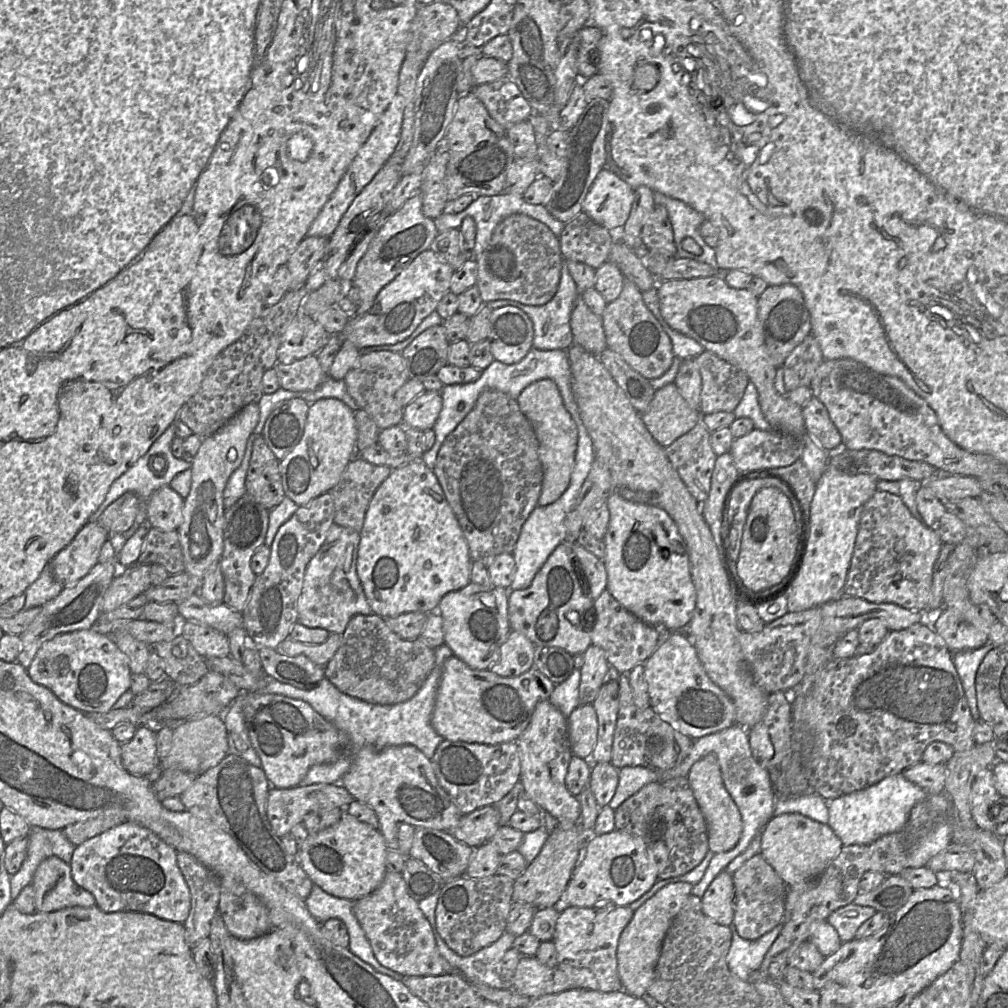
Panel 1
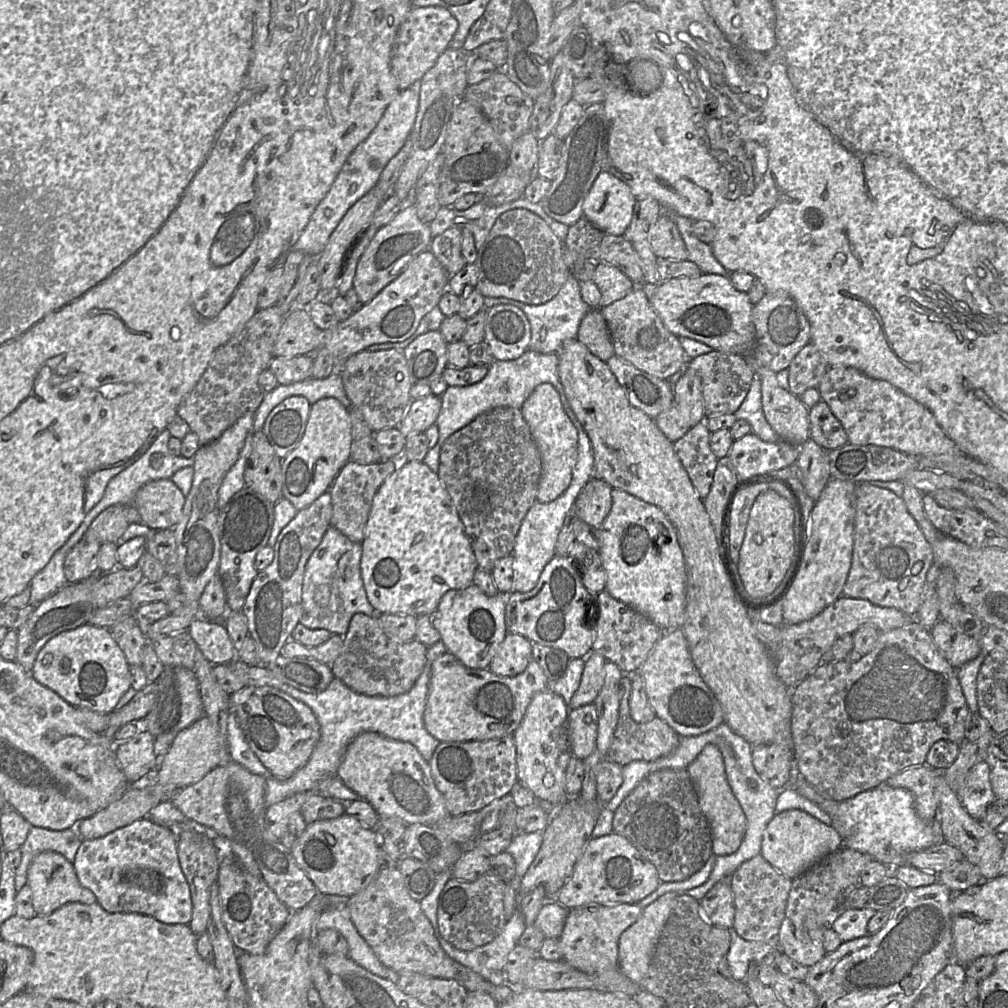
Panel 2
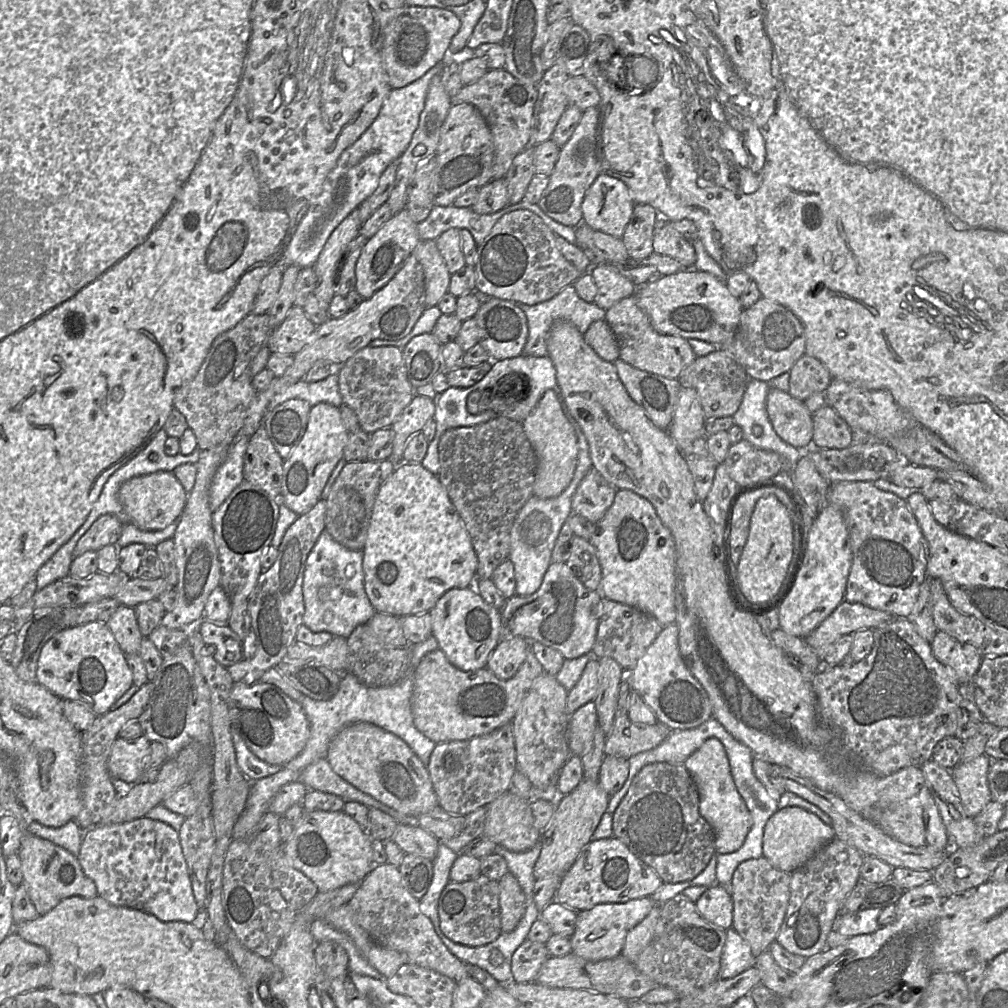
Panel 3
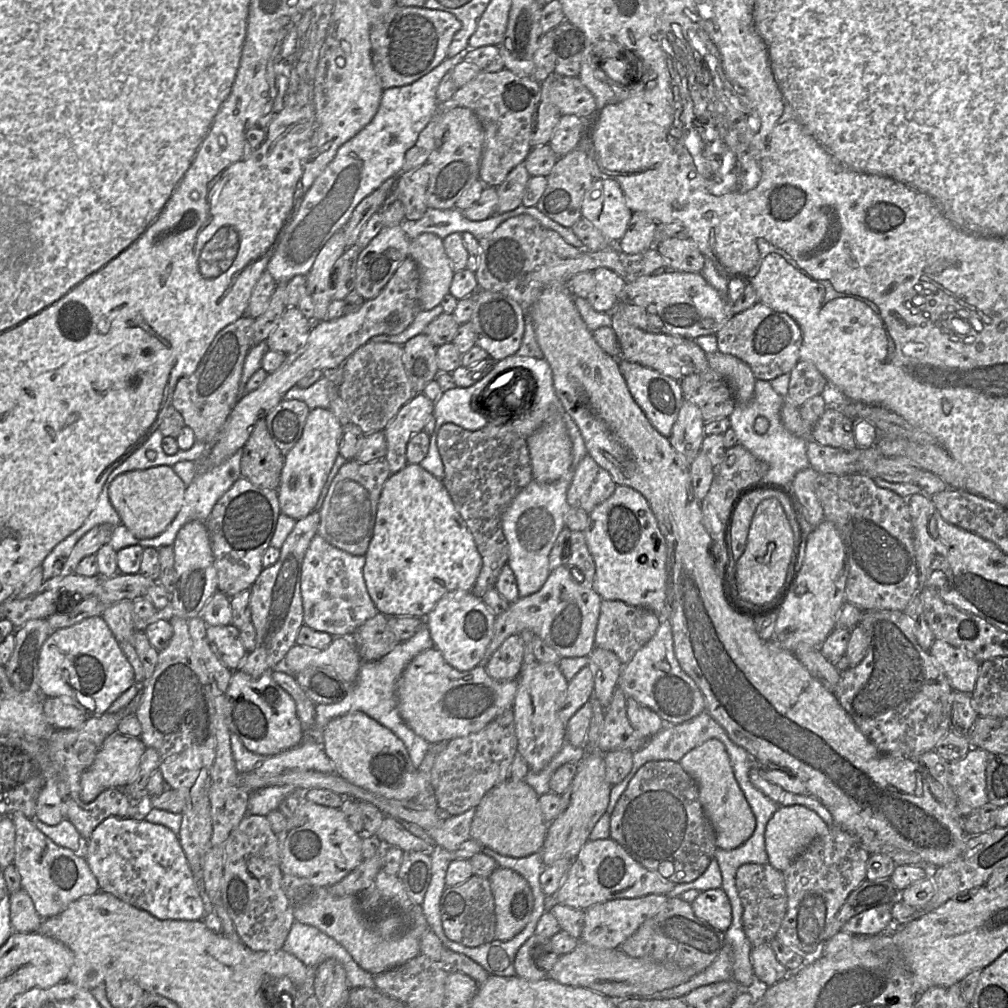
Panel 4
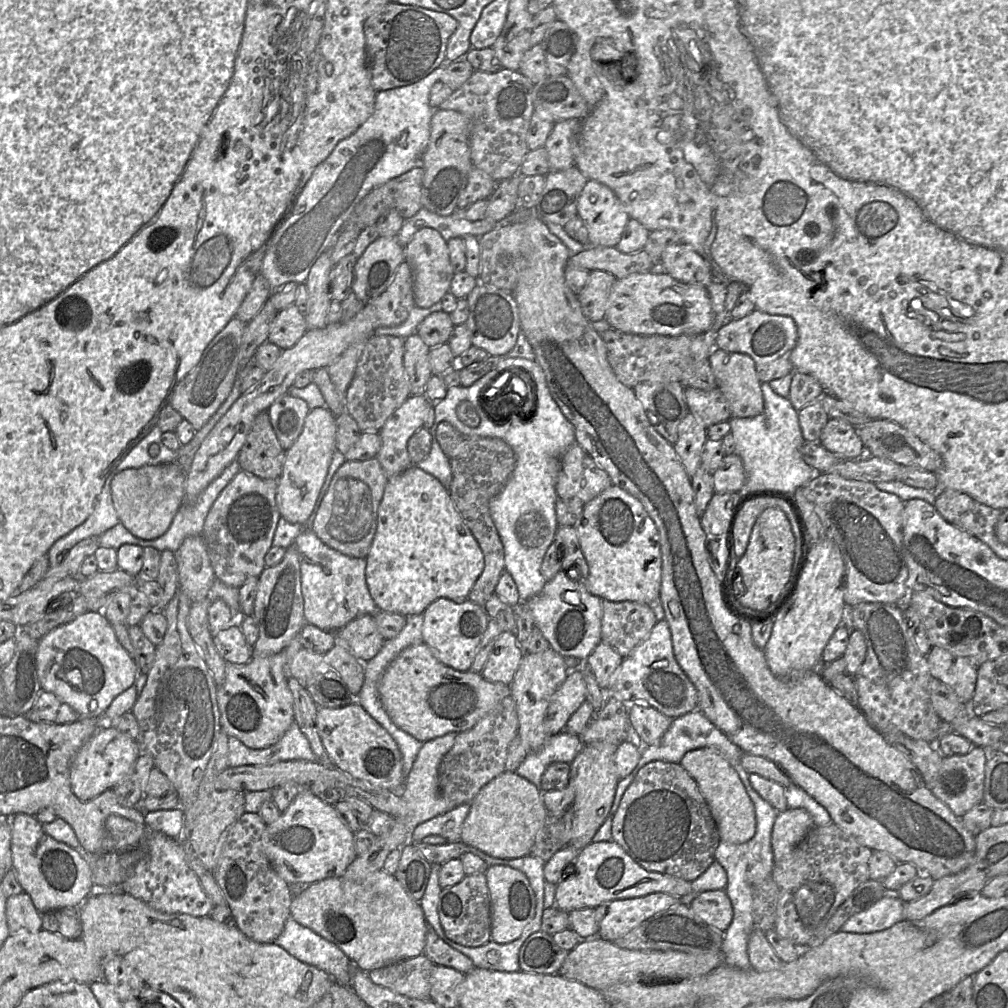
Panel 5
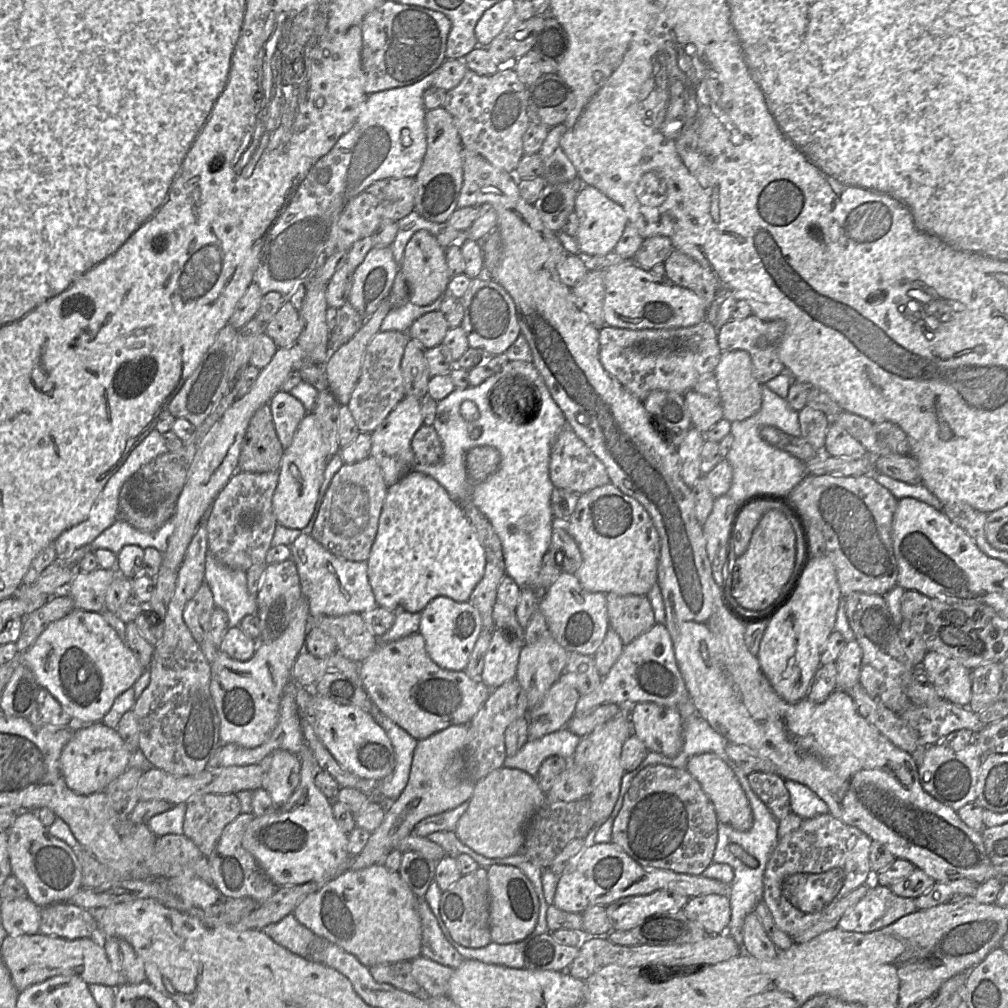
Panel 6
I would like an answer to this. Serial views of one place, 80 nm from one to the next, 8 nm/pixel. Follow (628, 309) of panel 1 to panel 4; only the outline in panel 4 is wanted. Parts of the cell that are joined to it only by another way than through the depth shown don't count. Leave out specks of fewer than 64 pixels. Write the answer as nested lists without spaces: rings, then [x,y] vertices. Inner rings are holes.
[[[612,311],[612,329],[621,347],[621,357],[629,362],[657,370],[678,381],[684,377],[701,373],[709,368],[707,354],[693,339],[650,333],[629,324],[618,311]]]

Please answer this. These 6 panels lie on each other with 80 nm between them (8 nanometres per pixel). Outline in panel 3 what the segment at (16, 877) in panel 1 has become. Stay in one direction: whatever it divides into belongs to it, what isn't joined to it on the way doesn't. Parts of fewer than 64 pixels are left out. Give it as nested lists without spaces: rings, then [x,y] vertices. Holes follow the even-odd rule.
[[[28,820],[25,825],[25,831],[37,837],[49,840],[76,857],[79,855],[82,842],[80,826],[73,820],[58,828],[47,827],[37,821]]]

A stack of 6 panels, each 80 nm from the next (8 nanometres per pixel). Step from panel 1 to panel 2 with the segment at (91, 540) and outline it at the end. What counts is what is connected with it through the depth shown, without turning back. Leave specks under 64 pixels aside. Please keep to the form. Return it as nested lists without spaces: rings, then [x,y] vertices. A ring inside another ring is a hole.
[[[83,538],[70,550],[64,561],[66,581],[88,580],[98,574],[98,553],[101,543]]]

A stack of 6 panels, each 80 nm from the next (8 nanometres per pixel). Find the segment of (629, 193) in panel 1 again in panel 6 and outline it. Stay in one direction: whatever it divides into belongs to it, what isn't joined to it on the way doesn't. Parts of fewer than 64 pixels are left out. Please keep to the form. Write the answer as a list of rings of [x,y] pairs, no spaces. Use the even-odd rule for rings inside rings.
[[[584,185],[576,197],[574,211],[579,219],[575,239],[582,256],[604,256],[612,252],[628,224],[624,209],[597,188]]]

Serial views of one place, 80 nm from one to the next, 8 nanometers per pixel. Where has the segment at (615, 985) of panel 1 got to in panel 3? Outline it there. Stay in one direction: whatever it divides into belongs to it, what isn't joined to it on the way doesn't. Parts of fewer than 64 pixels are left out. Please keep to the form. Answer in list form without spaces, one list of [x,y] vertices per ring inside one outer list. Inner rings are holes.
[[[643,897],[624,903],[597,904],[589,910],[576,911],[575,929],[569,937],[571,952],[588,961],[600,961],[618,956],[627,933],[640,923],[655,905],[651,897]]]

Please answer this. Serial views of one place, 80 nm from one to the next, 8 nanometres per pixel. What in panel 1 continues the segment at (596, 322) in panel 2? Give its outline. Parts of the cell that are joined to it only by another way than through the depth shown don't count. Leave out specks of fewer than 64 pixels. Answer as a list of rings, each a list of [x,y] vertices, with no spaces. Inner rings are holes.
[[[581,297],[574,304],[570,327],[573,343],[589,353],[598,357],[607,348],[602,316],[594,314]]]

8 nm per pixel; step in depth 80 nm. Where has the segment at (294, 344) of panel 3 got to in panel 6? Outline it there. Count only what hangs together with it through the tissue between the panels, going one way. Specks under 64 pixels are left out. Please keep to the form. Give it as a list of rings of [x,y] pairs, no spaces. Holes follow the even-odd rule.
[[[288,300],[265,326],[265,333],[278,348],[297,344],[302,330],[303,319],[301,313]]]

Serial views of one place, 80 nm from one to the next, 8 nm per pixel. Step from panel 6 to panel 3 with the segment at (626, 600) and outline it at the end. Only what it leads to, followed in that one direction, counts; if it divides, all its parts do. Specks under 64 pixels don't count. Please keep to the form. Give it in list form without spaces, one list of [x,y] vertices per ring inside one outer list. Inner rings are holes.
[[[606,597],[601,598],[599,611],[601,616],[592,648],[593,656],[597,659],[610,657],[617,661],[625,672],[631,671],[664,627],[651,615]]]

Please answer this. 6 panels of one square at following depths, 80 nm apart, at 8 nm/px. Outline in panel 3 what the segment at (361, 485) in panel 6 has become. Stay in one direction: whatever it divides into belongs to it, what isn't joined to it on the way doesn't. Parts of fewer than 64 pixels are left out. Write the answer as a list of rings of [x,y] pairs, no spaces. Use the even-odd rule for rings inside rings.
[[[389,459],[345,464],[326,499],[325,529],[335,541],[352,550],[363,550],[377,492],[396,466]]]

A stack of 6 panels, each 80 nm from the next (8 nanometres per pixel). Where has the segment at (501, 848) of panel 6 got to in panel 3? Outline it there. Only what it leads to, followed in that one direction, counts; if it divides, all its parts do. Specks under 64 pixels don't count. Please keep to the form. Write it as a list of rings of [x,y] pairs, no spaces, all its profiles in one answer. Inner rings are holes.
[[[508,792],[486,807],[483,835],[512,852],[524,852],[540,842],[541,831],[534,825],[528,800]]]

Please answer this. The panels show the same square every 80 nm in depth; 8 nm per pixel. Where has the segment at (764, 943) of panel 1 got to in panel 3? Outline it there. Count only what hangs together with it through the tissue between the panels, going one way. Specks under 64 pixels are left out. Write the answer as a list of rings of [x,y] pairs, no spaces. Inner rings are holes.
[[[730,928],[726,930],[727,939],[721,956],[719,979],[734,978],[754,966],[755,957],[751,948],[739,934]]]

